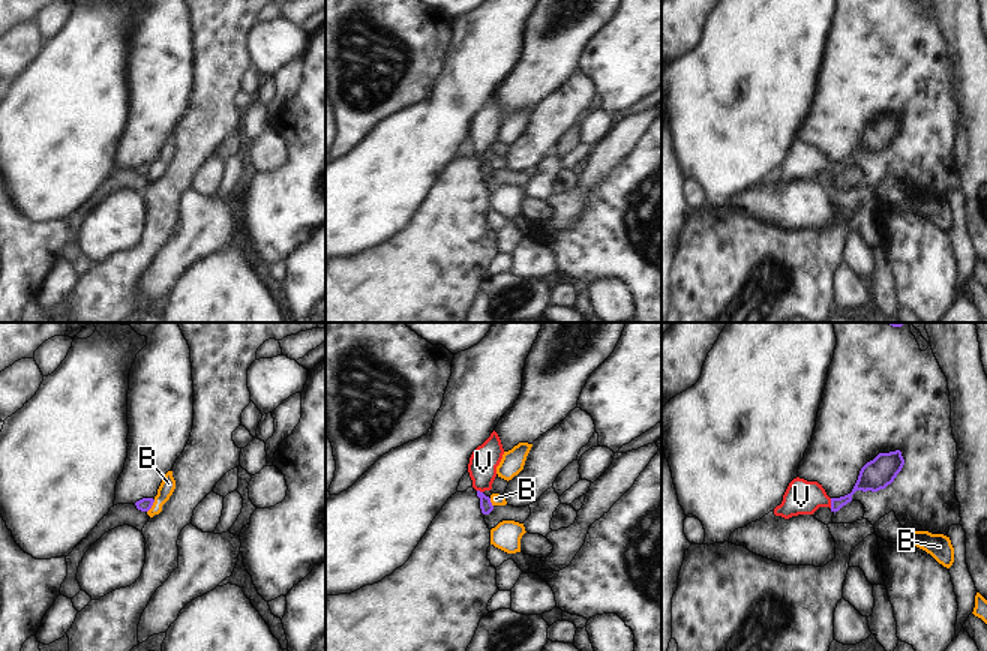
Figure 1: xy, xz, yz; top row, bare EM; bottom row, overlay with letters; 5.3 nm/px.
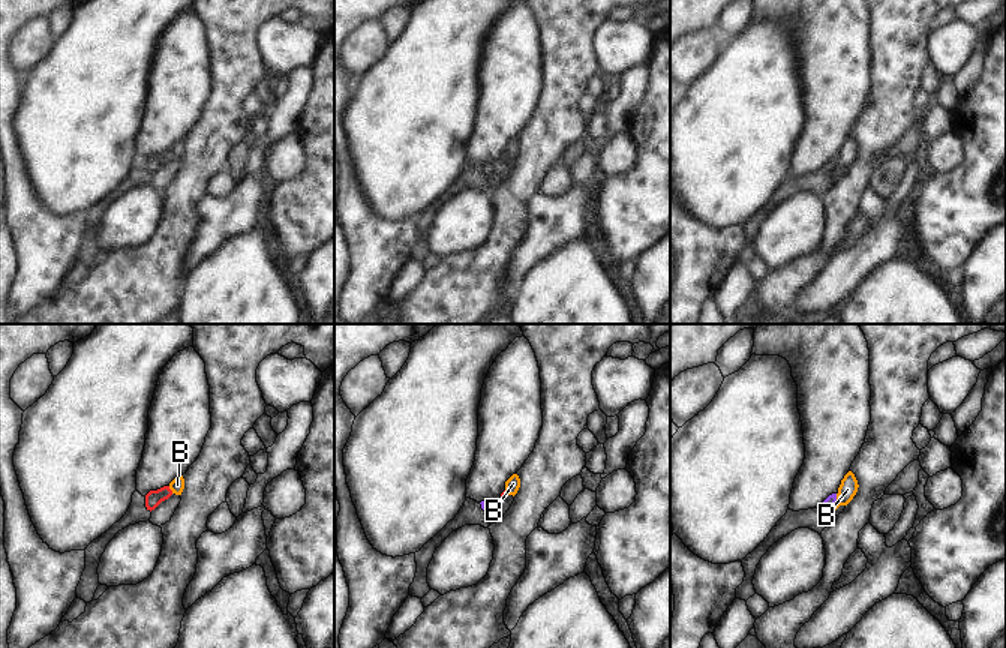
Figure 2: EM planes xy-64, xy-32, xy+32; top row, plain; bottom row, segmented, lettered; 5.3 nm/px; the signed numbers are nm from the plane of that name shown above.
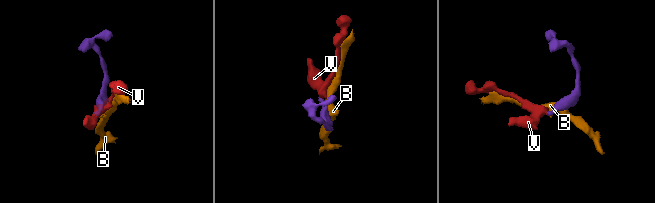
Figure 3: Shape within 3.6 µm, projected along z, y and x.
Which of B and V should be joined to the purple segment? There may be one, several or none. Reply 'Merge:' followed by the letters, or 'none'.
Merge: V.

